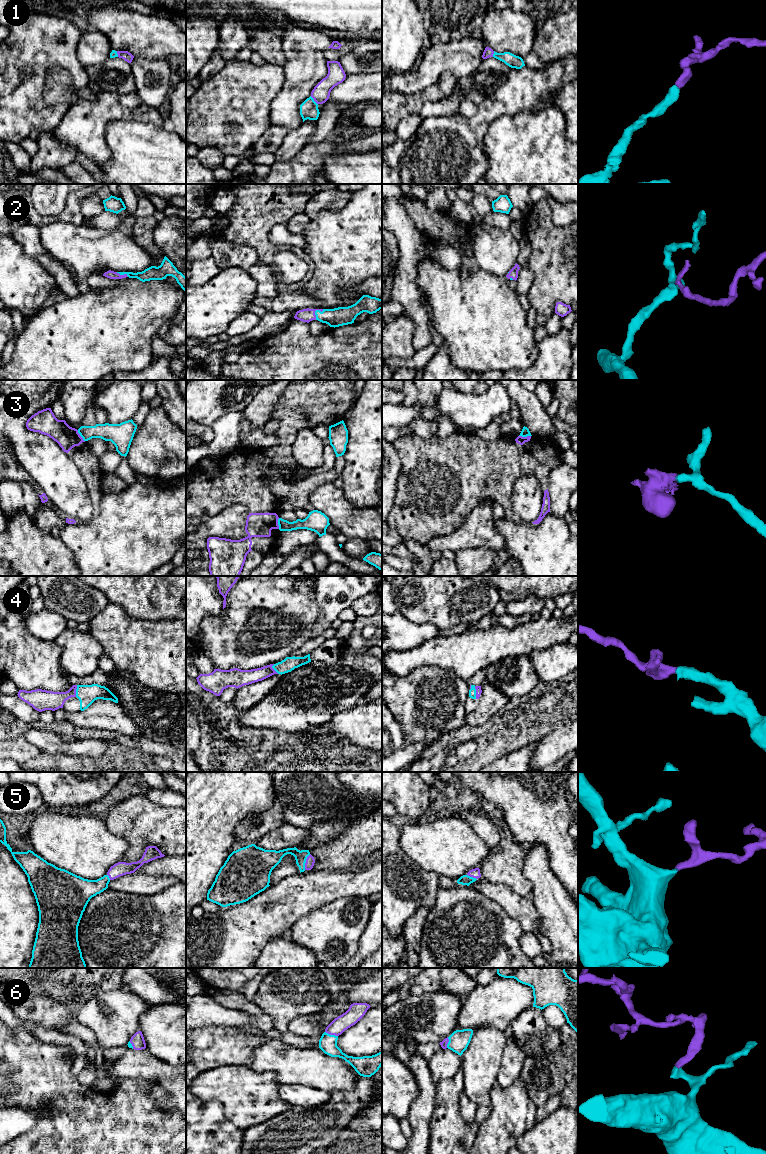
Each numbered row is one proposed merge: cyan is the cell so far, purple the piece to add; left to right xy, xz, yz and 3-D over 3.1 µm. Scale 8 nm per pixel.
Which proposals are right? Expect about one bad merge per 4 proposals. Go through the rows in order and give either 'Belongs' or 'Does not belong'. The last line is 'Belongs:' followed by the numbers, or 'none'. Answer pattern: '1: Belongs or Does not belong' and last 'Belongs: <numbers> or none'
1: Belongs
2: Belongs
3: Does not belong
4: Belongs
5: Belongs
6: Belongs
Belongs: 1, 2, 4, 5, 6

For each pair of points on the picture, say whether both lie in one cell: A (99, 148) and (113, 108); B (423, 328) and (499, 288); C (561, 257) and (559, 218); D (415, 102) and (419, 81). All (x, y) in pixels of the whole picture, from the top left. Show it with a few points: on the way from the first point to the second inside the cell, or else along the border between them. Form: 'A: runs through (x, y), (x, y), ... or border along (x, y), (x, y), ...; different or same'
A: runs through (99, 138), (99, 122), (103, 118); same
B: border along (427, 308), (431, 321); different
C: border along (548, 205), (552, 221), (558, 226), (566, 226); different
D: border along (438, 80), (413, 93), (393, 91); different

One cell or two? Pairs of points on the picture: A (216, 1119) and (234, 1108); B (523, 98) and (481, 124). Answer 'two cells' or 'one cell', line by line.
A: two cells
B: one cell

